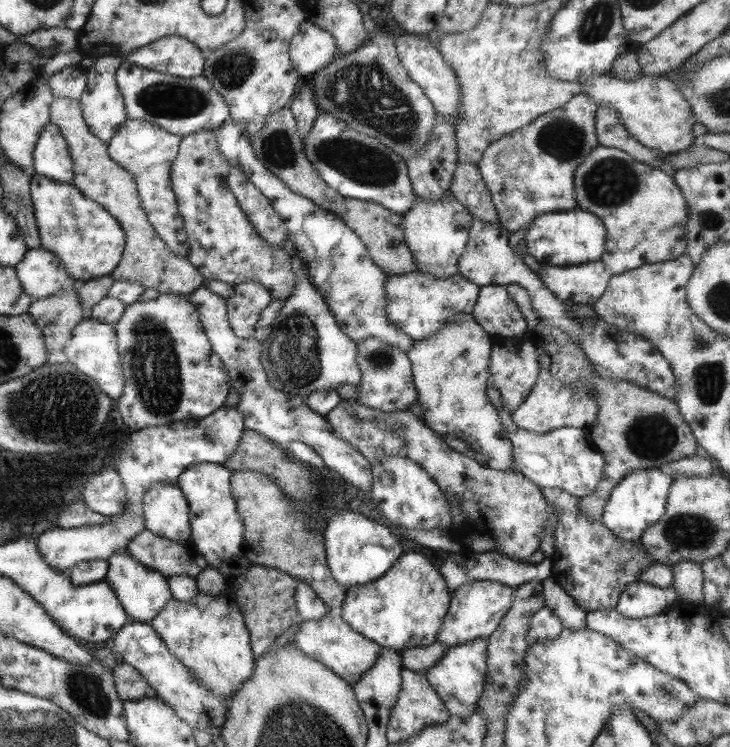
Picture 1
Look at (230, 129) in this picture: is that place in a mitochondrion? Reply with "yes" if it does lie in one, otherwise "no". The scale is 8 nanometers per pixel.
no

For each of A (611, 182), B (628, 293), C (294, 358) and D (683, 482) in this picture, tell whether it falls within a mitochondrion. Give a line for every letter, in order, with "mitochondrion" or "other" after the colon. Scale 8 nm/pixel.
A: mitochondrion
B: other
C: mitochondrion
D: other

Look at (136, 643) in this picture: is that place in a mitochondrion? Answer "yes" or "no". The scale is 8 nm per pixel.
no

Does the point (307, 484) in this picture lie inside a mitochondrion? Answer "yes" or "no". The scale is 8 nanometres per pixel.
yes

